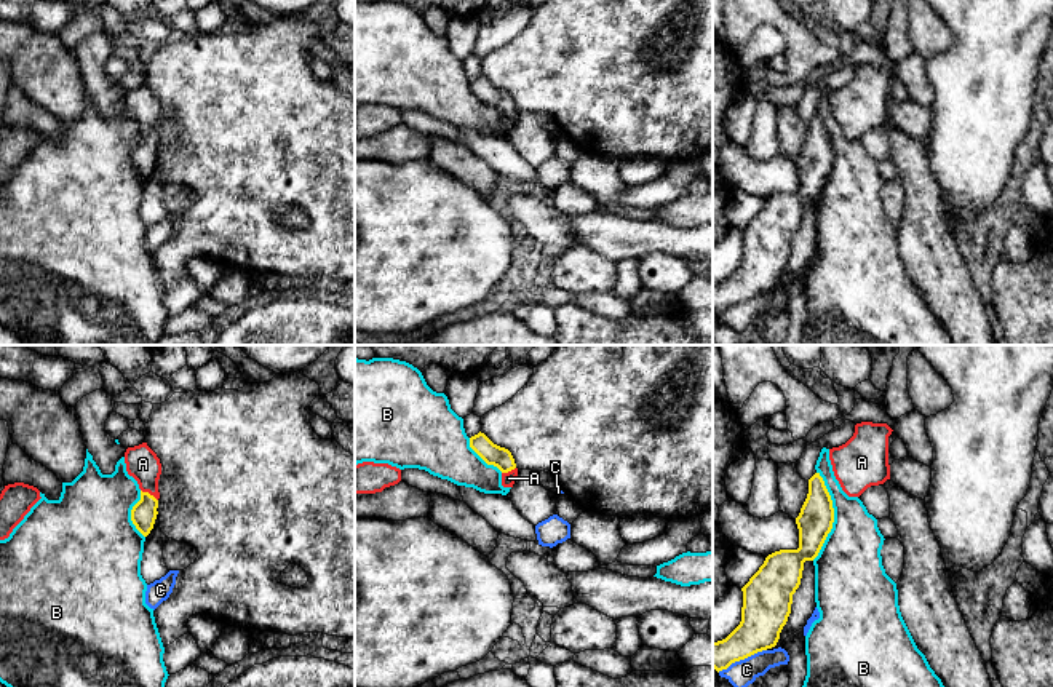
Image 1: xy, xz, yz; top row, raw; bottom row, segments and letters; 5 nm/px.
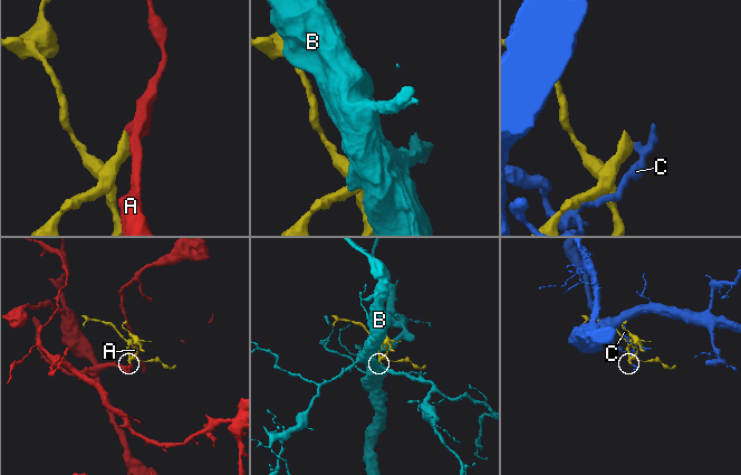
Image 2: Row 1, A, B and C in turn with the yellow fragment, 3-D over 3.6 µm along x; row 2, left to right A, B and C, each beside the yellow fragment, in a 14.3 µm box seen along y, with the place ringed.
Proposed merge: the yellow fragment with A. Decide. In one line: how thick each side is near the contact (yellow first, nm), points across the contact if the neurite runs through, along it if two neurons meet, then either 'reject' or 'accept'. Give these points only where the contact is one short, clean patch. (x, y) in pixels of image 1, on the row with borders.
130 nm thick on the yellow side, 160 nm on the other; runs through xy (144, 513), (147, 492), (147, 472), (143, 464); accept

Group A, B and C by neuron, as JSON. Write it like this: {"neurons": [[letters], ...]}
{"neurons": [["A"], ["B"], ["C"]]}

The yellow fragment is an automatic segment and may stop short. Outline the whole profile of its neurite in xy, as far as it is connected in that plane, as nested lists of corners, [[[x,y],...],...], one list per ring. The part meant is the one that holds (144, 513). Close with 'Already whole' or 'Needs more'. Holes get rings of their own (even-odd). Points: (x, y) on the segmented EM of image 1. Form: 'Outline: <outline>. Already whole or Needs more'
Outline: [[[147,443],[128,447],[125,452],[125,463],[128,475],[137,481],[141,489],[141,500],[131,510],[131,521],[136,529],[147,537],[158,514],[158,479],[161,475],[161,463]]]. Needs more

